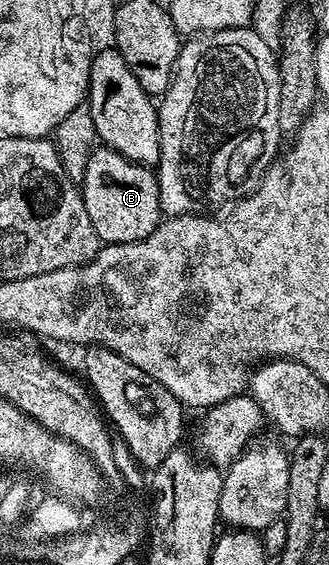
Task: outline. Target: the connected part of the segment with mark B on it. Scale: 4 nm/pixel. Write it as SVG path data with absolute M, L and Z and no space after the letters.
M99 146L92 152L85 166L81 191L85 210L89 210L89 222L93 222L93 230L97 230L103 244L132 244L148 240L161 223L156 173L148 165L133 162L112 148Z

